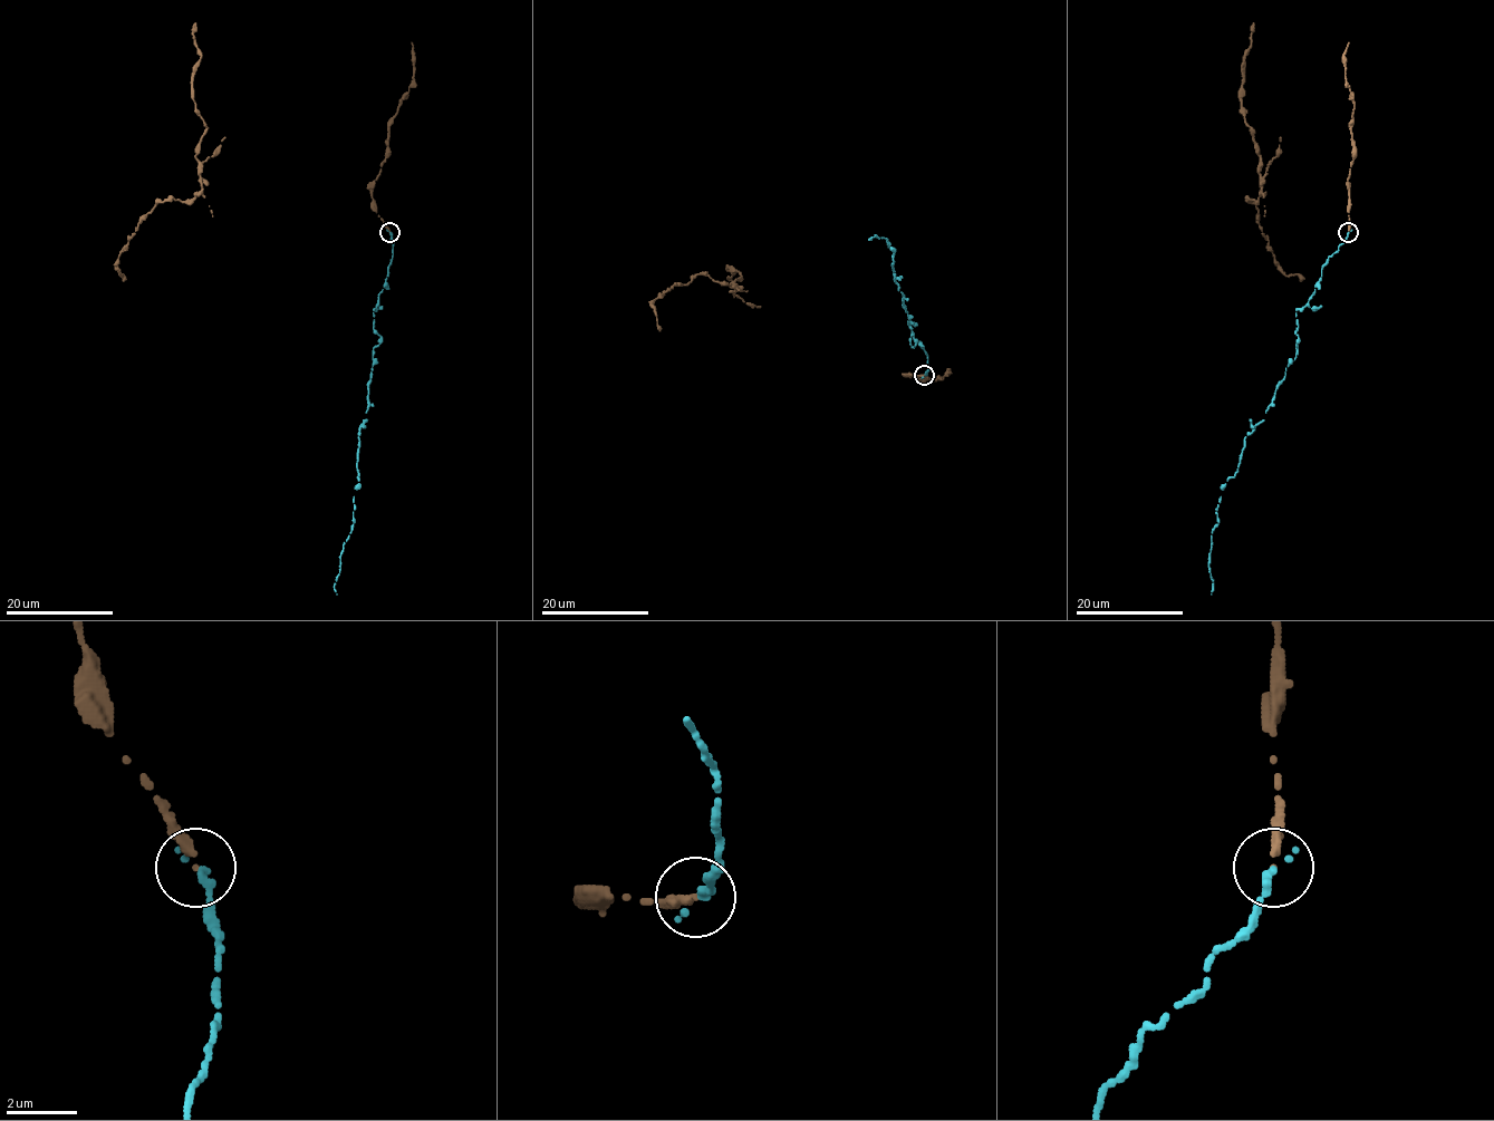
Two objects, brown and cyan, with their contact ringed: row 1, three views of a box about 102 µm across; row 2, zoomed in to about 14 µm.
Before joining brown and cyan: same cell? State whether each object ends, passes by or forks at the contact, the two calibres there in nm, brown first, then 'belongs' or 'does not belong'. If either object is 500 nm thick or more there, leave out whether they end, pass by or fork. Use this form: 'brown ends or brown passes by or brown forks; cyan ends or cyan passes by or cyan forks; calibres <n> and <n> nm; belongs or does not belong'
brown ends; cyan ends; calibres 220 and 280 nm; does not belong

